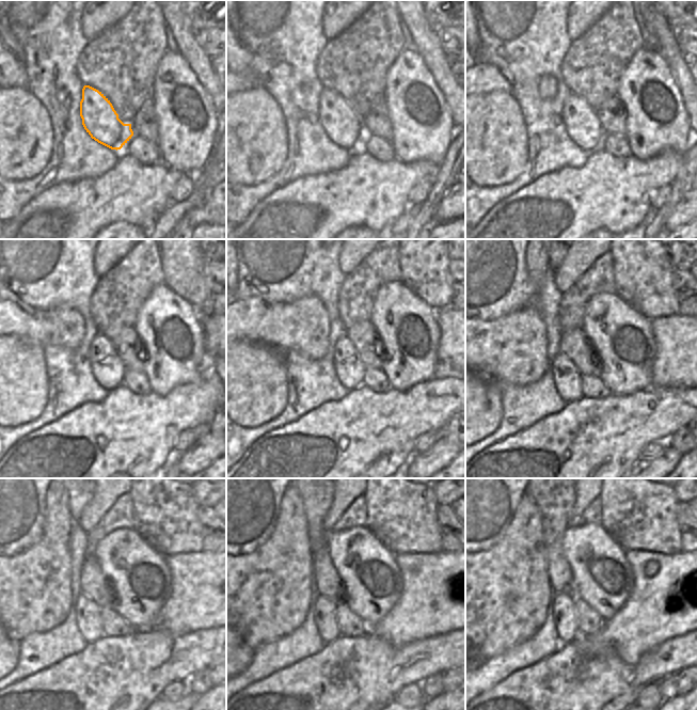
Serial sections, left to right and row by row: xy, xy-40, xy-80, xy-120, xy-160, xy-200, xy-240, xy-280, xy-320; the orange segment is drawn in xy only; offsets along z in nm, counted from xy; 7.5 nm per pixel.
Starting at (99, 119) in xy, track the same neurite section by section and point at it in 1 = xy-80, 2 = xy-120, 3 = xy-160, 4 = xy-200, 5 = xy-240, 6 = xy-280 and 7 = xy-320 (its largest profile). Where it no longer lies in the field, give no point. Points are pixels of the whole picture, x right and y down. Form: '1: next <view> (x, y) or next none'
1: next xy-80 (583, 126)
2: next xy-120 (107, 367)
3: next xy-160 (349, 368)
4: next xy-200 (567, 379)
5: next xy-240 (88, 618)
6: next xy-280 (325, 609)
7: next xy-320 (564, 613)

